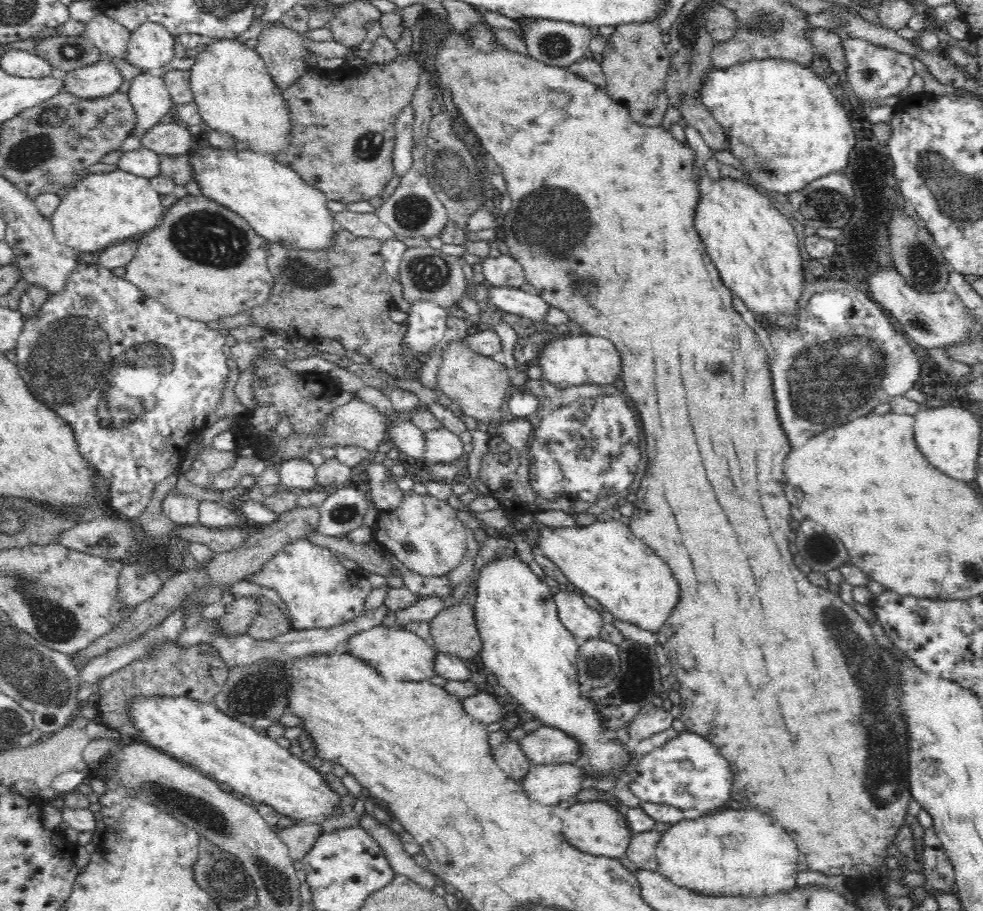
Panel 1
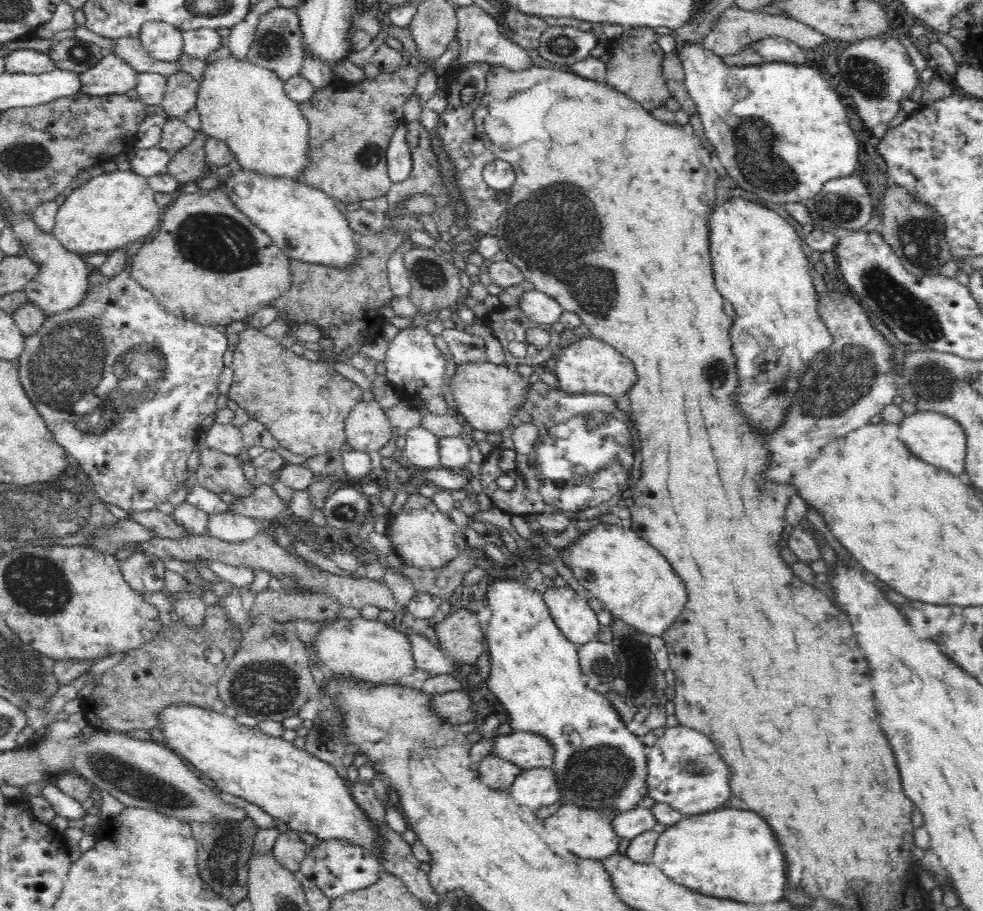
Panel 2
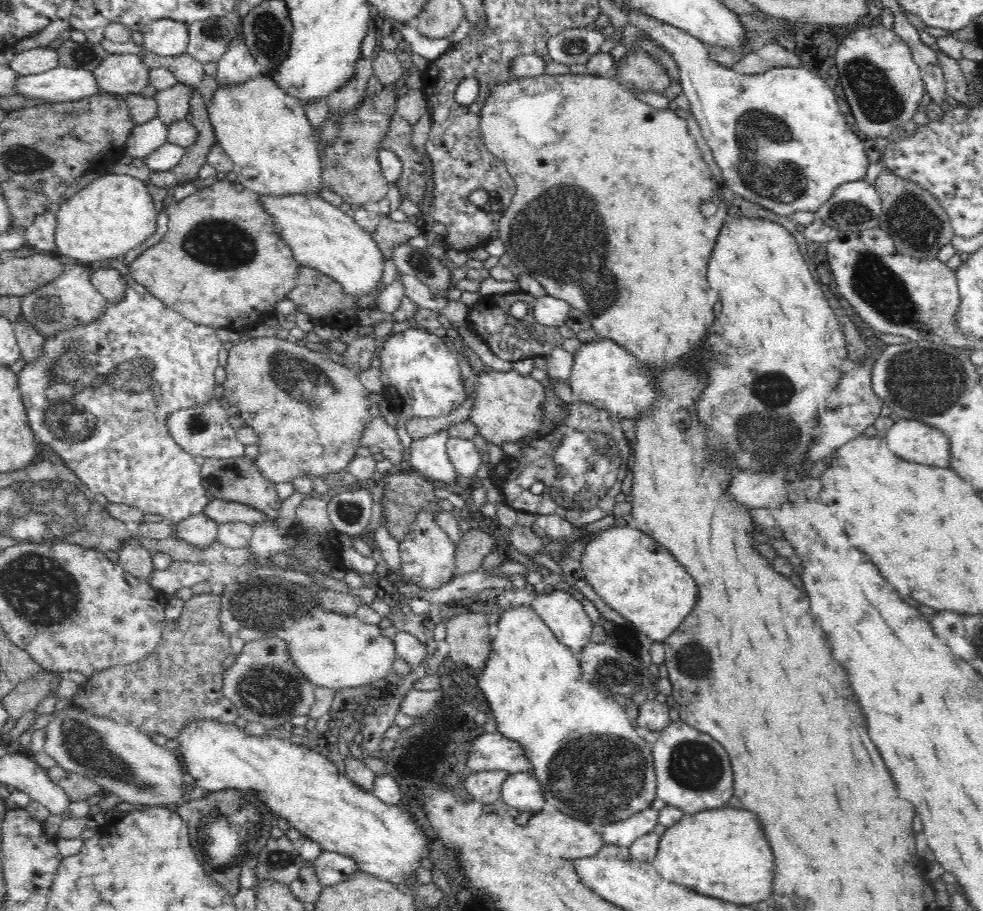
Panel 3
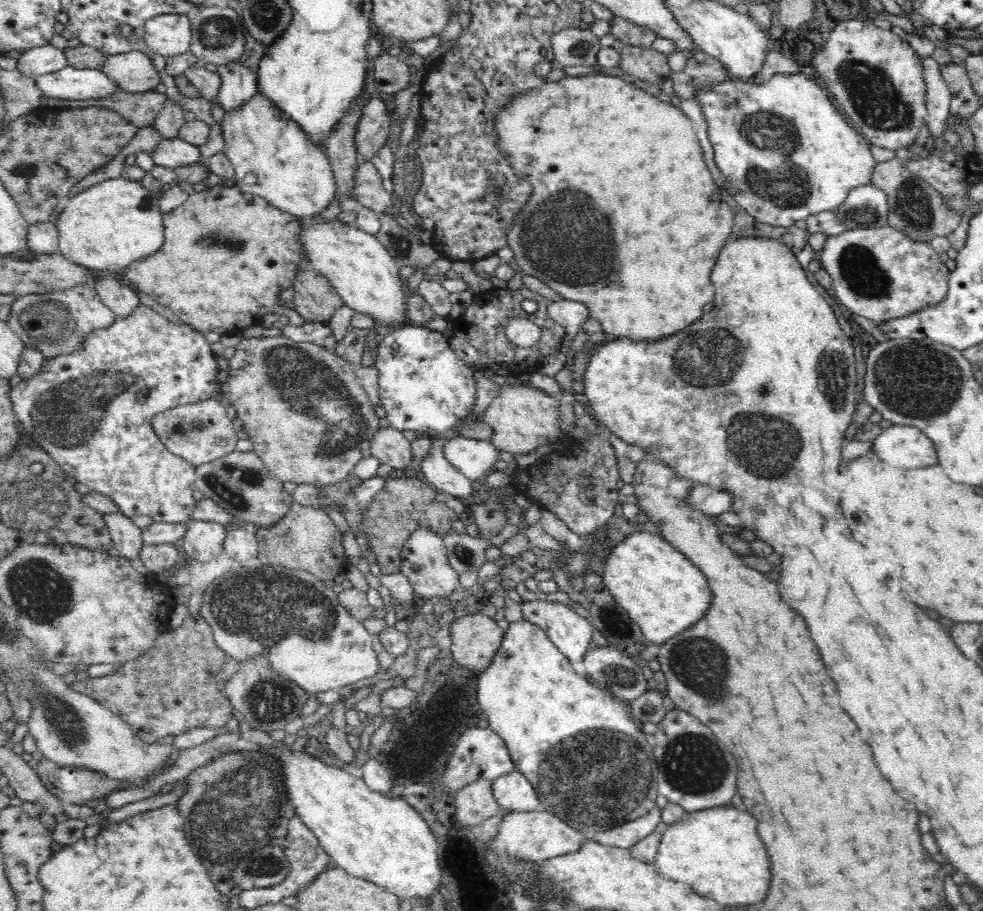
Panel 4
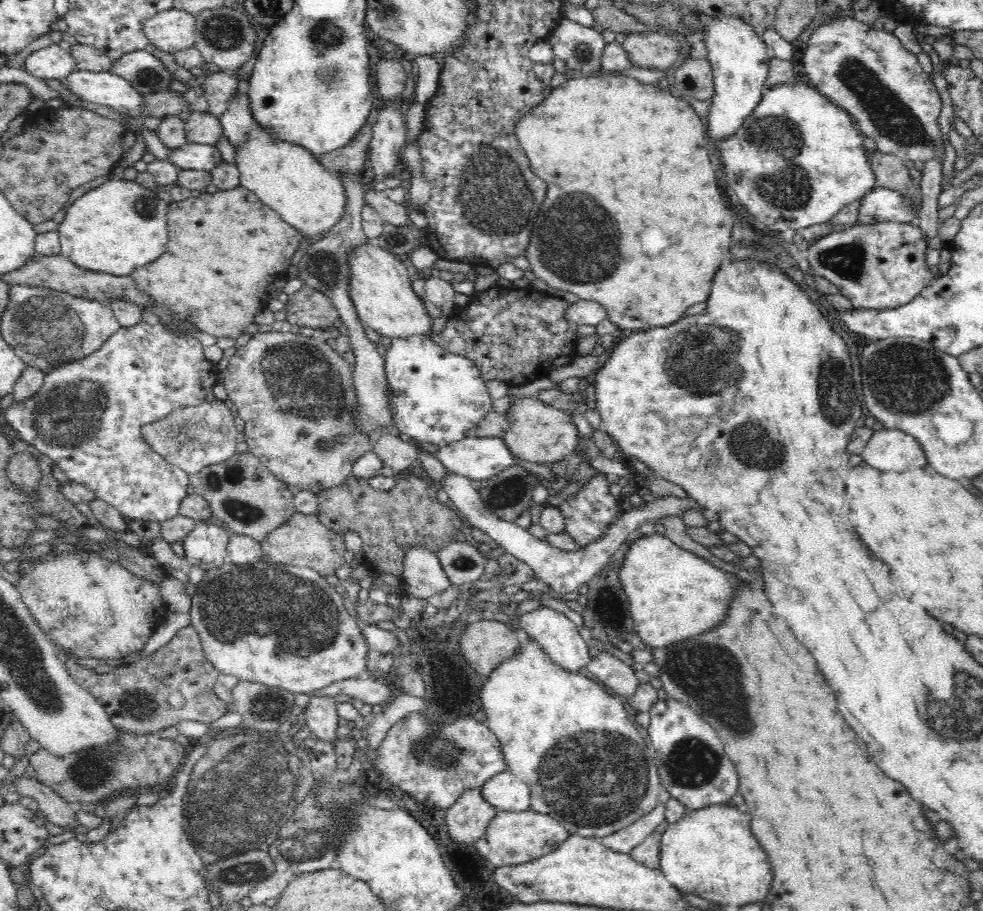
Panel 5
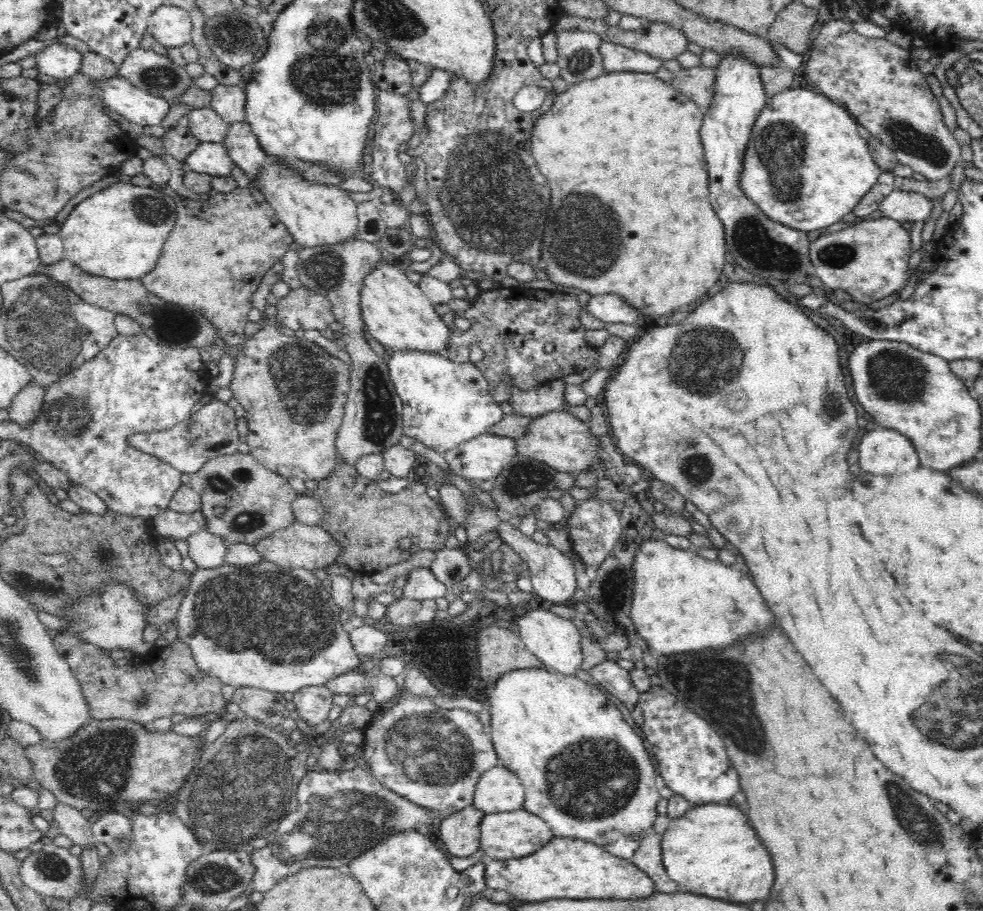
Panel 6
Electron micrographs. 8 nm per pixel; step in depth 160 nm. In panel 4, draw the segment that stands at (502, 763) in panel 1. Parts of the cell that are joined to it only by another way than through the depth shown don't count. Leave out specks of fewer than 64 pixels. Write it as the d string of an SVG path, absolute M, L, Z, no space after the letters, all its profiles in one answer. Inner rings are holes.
M476 780L456 792L456 824L470 832L472 827L482 825L488 818L500 814L500 806L494 797L493 780Z

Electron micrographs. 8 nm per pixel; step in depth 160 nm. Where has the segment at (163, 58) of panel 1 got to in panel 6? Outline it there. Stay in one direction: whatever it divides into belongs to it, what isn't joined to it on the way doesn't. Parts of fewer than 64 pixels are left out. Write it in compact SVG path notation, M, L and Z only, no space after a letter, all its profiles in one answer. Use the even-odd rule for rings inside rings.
M163 4L148 19L147 32L166 49L192 42L192 29L189 12L174 5Z

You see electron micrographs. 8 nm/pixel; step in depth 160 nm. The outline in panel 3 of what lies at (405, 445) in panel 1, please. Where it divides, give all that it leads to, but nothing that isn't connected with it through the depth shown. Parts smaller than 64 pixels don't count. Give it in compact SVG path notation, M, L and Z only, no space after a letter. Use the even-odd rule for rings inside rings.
M445 428L411 443L410 461L420 475L438 480L442 484L465 483L447 454L450 438L448 428Z

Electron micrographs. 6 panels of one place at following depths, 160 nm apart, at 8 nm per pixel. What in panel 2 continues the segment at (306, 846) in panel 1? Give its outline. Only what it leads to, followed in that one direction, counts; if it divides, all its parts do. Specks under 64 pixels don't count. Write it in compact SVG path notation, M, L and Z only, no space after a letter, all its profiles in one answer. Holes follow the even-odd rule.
M287 831L275 840L273 854L278 864L295 873L301 870L302 862L307 858L306 843L300 839L299 833Z

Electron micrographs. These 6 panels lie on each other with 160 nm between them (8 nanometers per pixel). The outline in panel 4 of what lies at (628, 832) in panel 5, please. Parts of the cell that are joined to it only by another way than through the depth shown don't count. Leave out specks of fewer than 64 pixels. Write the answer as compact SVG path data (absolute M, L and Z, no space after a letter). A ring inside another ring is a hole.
M656 806L649 814L637 820L632 820L632 822L612 830L595 832L590 836L592 840L602 844L602 846L614 846L629 850L638 844L640 840L652 834L660 822L661 810Z

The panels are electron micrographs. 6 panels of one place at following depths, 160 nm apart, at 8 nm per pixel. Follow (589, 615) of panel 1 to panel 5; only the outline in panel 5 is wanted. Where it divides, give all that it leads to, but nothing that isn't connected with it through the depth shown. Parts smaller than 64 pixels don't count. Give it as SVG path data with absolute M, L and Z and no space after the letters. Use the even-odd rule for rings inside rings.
M544 606L523 614L514 624L521 634L537 642L549 658L562 668L570 672L581 672L590 662L589 648L581 636L579 627L563 613Z

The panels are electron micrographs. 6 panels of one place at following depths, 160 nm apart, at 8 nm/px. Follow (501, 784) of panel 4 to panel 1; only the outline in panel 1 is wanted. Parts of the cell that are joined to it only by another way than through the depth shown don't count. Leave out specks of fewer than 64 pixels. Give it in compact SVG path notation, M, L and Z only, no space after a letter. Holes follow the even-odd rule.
M574 763L533 764L522 782L526 794L544 806L555 806L577 796L584 788L584 767Z

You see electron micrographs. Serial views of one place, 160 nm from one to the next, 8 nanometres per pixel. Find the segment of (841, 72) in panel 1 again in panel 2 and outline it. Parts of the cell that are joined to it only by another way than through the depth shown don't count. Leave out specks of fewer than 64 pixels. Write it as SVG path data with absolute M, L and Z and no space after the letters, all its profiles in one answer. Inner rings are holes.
M740 7L728 8L724 10L724 14L720 16L720 20L712 27L712 30L703 39L704 48L712 50L718 56L732 56L738 54L740 50L744 50L746 46L762 40L762 38L770 38L770 36L782 36L790 42L798 44L801 47L814 48L822 42L826 42L826 35L810 28L803 22L798 22L792 17L786 15L774 15L761 13L760 11L749 11Z

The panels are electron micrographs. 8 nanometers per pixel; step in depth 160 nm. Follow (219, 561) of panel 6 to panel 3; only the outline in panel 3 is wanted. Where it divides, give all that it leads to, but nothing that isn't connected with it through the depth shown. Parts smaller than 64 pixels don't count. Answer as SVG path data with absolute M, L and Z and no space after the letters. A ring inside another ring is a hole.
M203 512L175 525L176 536L196 548L206 548L217 540L219 524Z

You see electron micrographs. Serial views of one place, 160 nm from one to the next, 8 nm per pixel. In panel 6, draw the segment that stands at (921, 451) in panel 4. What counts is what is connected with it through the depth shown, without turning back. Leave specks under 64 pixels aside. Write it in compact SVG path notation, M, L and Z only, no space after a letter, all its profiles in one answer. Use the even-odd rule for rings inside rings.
M872 430L859 438L857 460L862 472L882 476L902 476L920 467L918 452L900 432Z

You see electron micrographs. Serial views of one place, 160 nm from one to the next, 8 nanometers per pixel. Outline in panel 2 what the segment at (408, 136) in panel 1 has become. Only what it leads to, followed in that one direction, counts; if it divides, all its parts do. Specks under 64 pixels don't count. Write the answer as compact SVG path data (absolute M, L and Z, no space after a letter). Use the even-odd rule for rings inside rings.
M402 121L394 131L387 148L387 173L393 183L408 179L412 170L412 157L407 134L406 121Z

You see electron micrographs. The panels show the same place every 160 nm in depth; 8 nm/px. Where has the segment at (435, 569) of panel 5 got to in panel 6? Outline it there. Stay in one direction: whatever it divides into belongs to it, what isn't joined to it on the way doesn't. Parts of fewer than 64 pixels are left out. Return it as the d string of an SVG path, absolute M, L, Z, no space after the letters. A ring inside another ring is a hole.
M420 567L408 574L402 597L412 600L437 599L446 596L448 590L429 568Z

